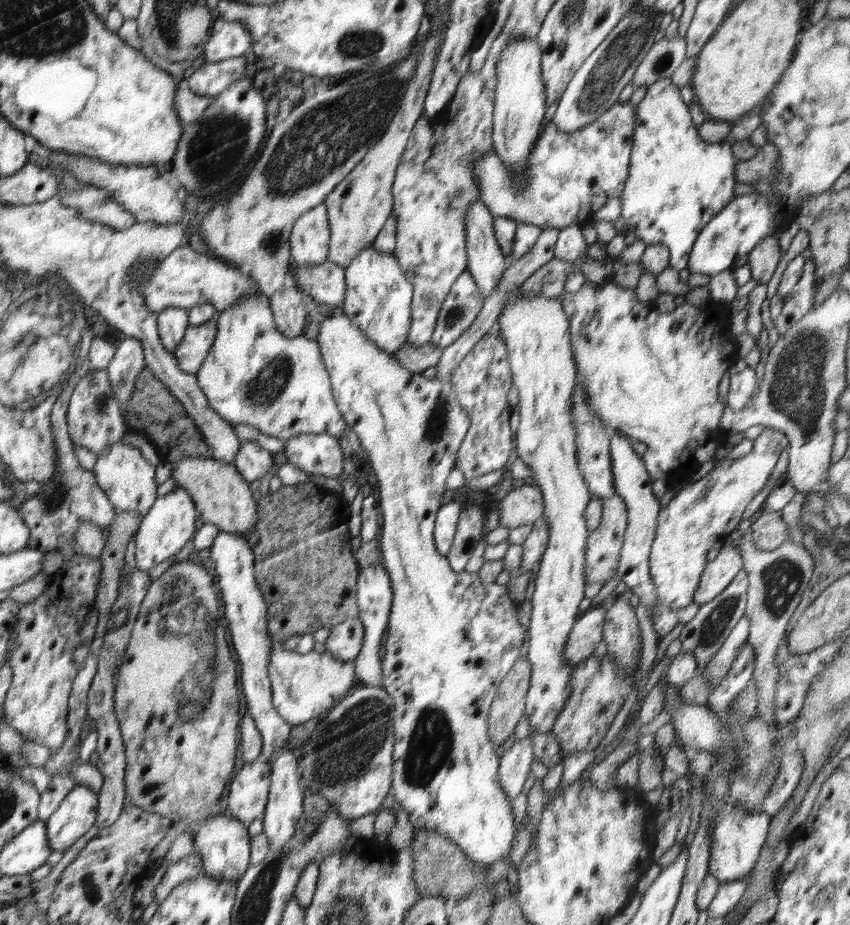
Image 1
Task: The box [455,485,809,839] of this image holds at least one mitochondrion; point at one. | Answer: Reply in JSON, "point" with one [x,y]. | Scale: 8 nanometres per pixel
{"point":[780,581]}

